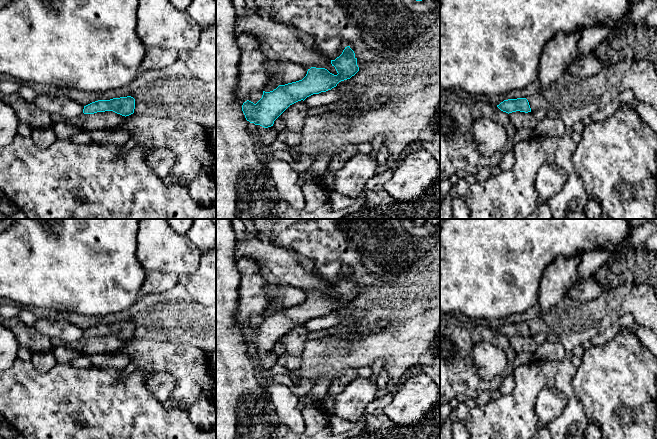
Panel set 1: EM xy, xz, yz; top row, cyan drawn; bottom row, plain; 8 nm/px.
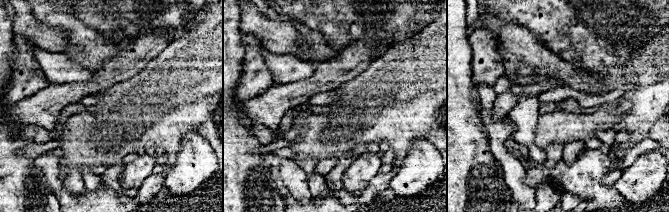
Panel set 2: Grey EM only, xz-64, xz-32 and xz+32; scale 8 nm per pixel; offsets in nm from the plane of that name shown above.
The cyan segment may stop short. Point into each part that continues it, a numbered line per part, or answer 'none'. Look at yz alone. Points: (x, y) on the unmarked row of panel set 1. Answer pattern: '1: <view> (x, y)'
none

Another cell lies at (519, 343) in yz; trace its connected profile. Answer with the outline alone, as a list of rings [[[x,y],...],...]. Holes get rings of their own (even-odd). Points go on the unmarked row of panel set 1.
[[[512,336],[509,337],[510,346],[514,349],[516,353],[526,352],[533,355],[537,349],[537,344],[534,341],[533,336]]]

